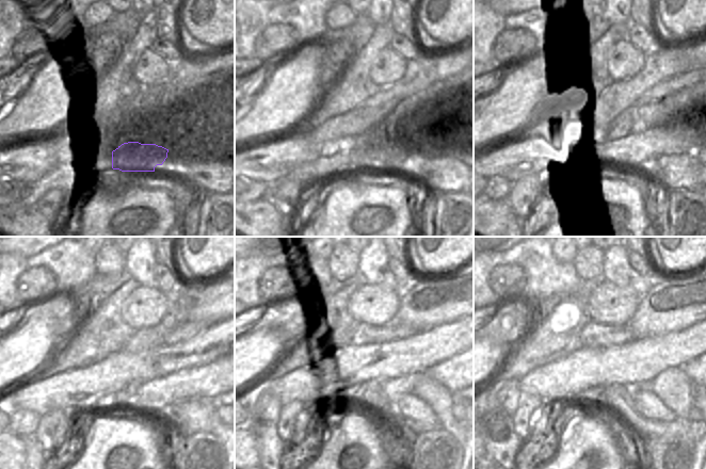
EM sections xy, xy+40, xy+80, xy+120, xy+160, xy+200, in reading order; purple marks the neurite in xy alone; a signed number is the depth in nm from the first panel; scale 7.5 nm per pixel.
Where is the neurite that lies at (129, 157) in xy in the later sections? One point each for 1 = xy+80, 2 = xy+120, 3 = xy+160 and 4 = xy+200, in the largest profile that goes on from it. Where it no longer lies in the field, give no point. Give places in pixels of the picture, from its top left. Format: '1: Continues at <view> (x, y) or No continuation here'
1: Continues at xy+80 (626, 155)
2: Continues at xy+120 (211, 379)
3: Continues at xy+160 (451, 374)
4: Continues at xy+200 (690, 369).

